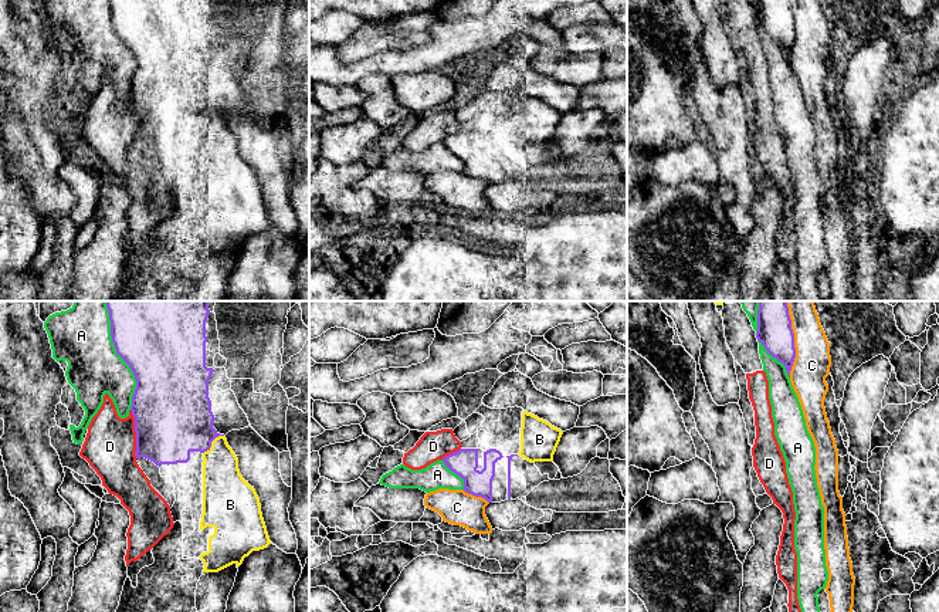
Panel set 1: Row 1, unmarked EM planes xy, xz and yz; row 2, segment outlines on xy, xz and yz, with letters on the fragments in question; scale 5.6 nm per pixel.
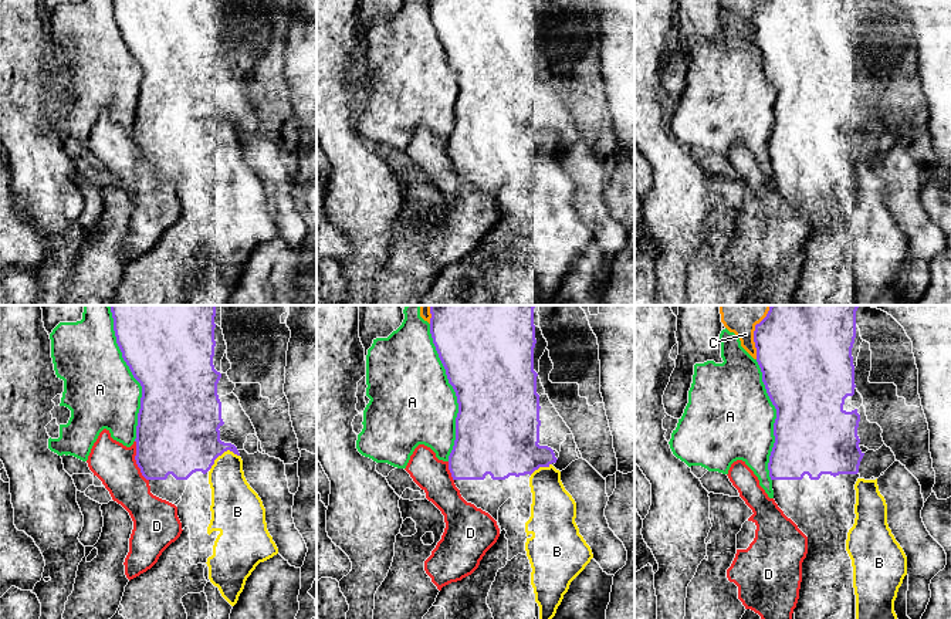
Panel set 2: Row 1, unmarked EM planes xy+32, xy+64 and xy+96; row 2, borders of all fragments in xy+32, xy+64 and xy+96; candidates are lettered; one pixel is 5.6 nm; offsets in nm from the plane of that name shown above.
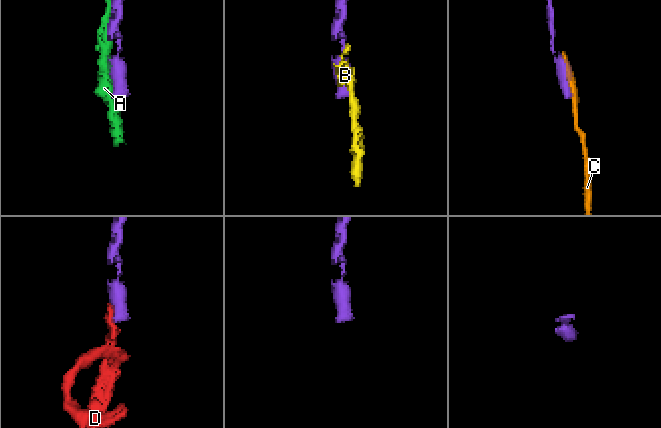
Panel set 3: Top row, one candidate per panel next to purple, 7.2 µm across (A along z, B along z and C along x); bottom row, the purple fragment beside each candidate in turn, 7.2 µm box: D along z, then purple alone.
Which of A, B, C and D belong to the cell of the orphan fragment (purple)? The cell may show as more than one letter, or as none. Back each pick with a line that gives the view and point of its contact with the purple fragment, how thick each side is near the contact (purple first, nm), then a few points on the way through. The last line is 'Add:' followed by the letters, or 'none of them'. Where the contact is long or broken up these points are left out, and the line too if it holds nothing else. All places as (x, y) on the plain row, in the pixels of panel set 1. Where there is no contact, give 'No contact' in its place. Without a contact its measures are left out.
D: Touches purple at xy (136, 115). Thickness 440 nm (purple) against 300 nm
Add: D

